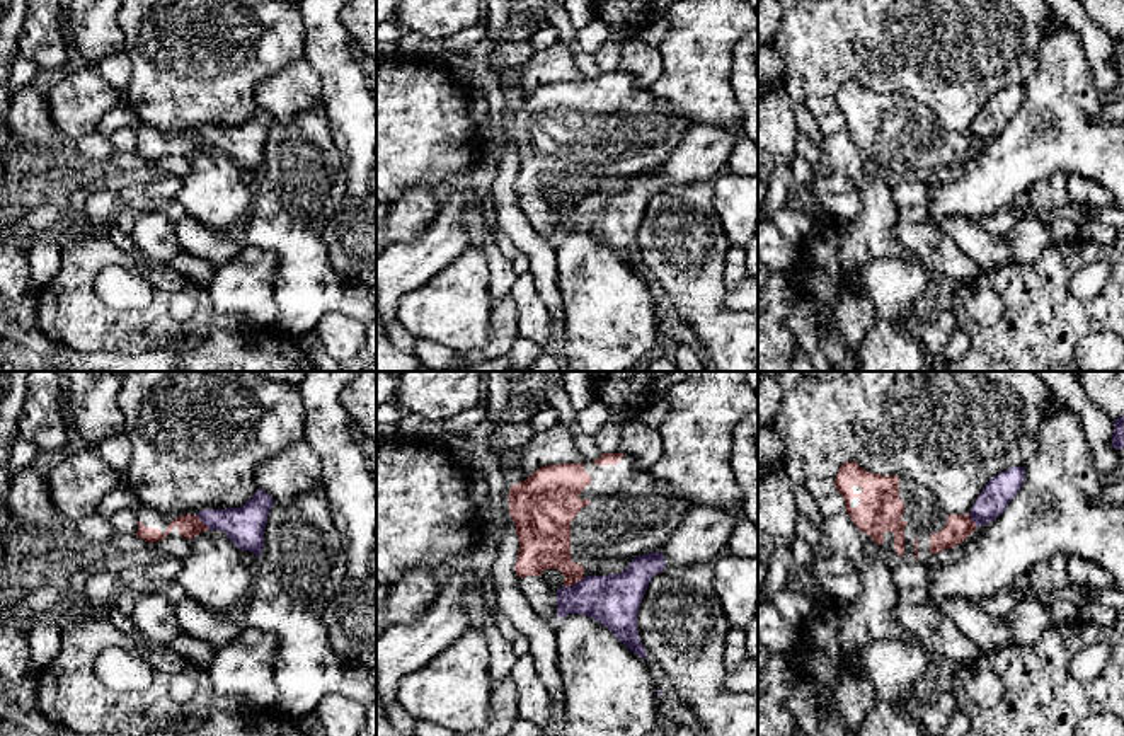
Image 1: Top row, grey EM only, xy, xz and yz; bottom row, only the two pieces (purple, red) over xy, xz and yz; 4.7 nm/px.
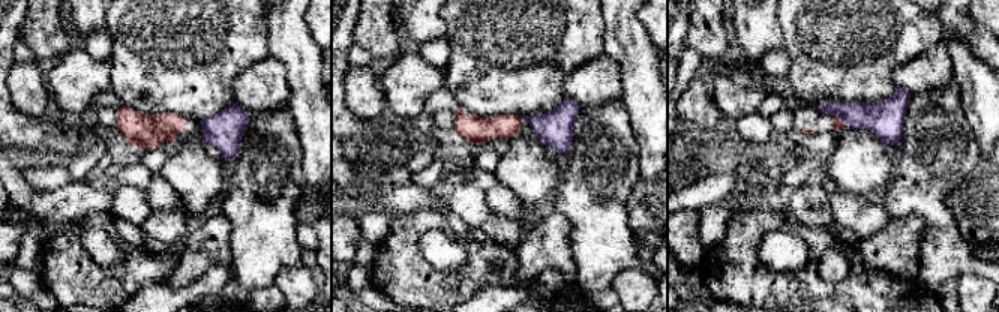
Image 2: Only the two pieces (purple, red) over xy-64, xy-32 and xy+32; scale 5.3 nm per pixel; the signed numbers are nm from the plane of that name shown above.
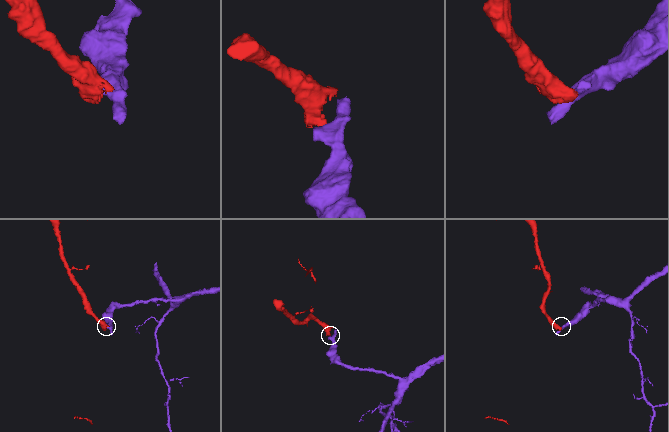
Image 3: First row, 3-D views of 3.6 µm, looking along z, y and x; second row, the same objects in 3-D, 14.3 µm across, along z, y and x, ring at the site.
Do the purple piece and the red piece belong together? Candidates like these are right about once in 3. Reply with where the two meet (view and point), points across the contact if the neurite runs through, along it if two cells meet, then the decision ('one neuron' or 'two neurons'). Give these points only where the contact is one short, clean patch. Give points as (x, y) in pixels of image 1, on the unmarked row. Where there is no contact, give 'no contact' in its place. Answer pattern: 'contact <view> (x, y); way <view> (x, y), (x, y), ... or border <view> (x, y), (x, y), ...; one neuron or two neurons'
contact xz (573, 203); border xz (583, 195), (564, 205); two neurons

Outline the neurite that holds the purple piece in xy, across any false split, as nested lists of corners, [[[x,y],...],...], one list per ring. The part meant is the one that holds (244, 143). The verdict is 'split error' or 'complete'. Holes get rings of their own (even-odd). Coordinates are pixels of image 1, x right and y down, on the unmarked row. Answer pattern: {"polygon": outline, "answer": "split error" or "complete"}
{"polygon": [[[257,107],[255,114],[240,126],[201,128],[196,135],[209,148],[223,148],[240,169],[250,169],[259,175],[272,119],[269,112]]], "answer": "complete"}

